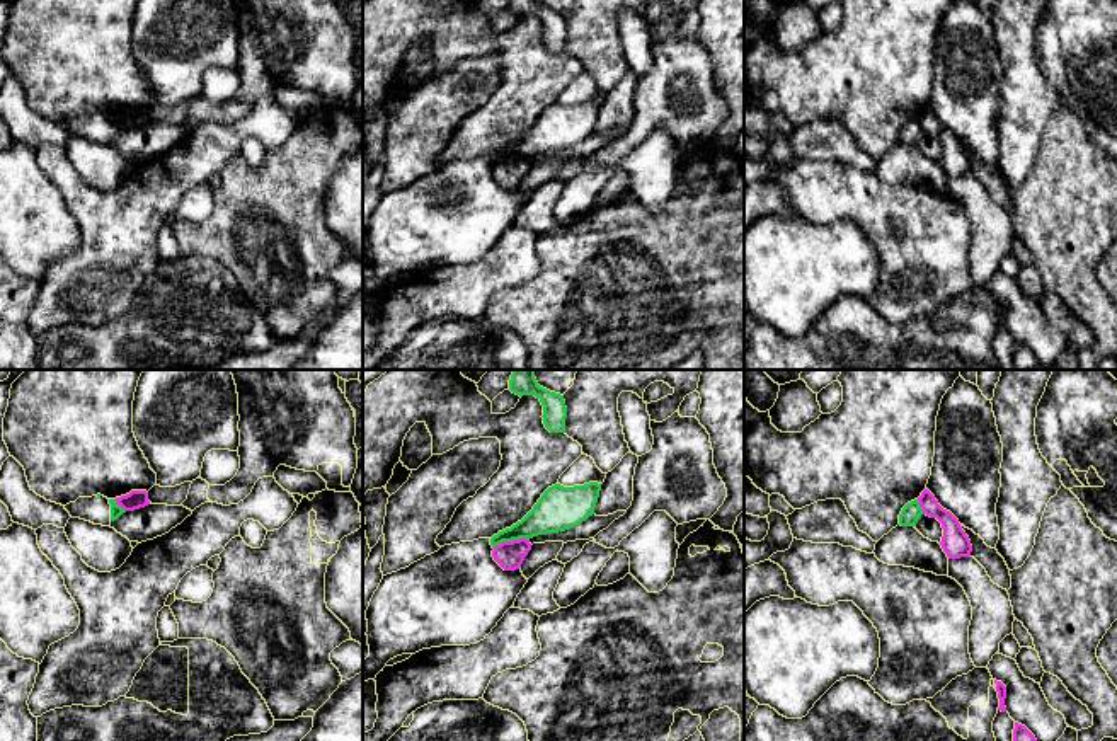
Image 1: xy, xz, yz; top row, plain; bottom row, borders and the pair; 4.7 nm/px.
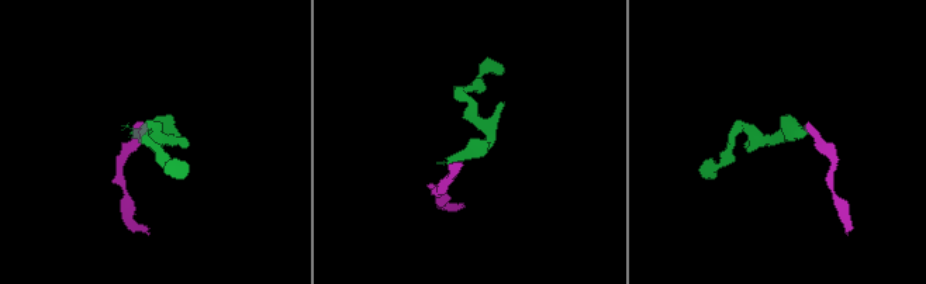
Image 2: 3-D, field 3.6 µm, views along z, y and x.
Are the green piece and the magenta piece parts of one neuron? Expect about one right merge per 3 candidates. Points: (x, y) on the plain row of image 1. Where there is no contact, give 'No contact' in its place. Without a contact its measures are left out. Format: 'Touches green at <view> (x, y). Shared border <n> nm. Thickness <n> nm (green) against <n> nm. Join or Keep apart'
Touches green at xz (509, 159). Shared border 180 nm. Thickness 190 nm (green) against 140 nm. Keep apart

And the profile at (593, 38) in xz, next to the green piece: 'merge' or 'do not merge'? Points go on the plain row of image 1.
do not merge

